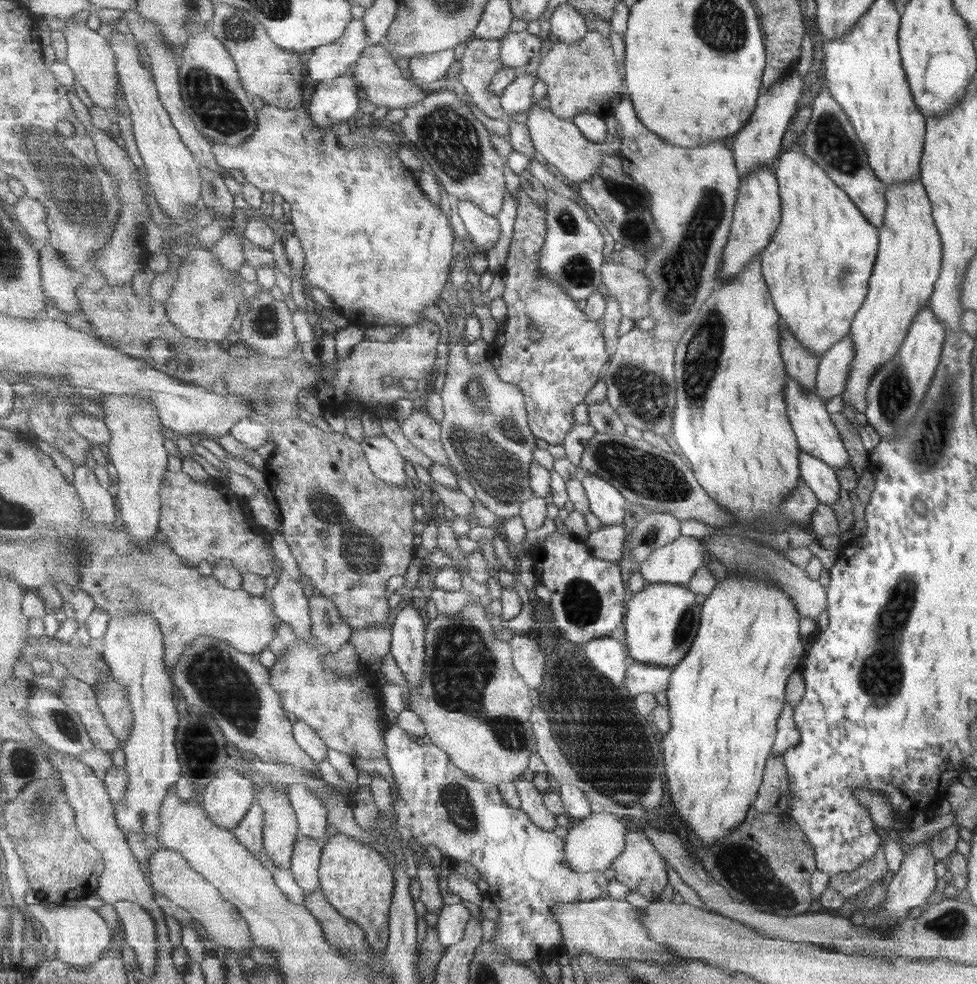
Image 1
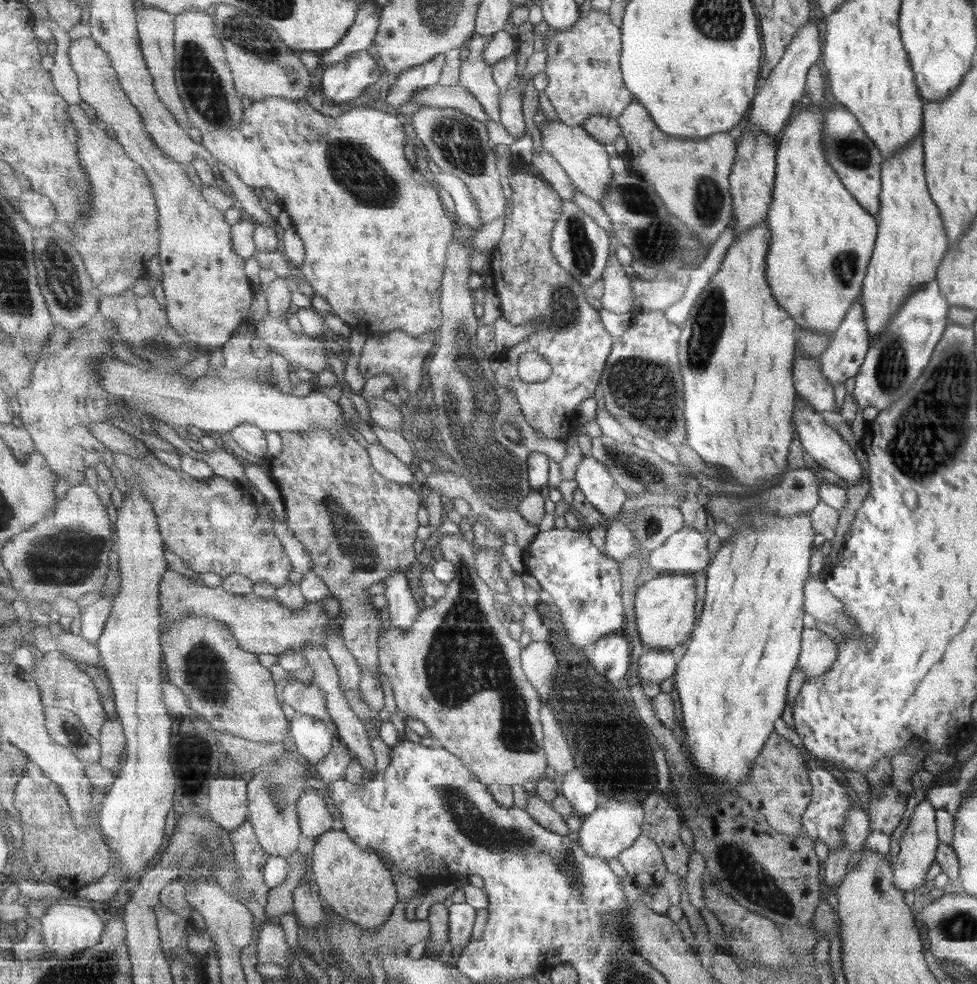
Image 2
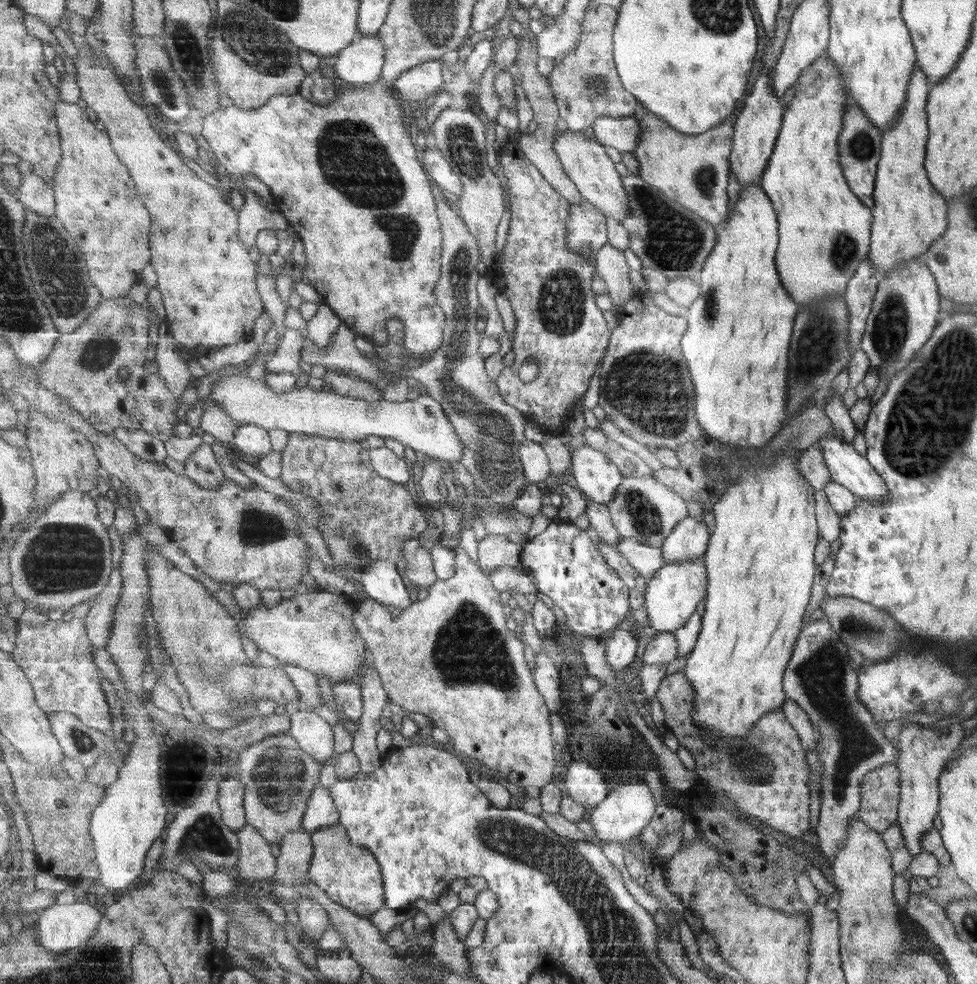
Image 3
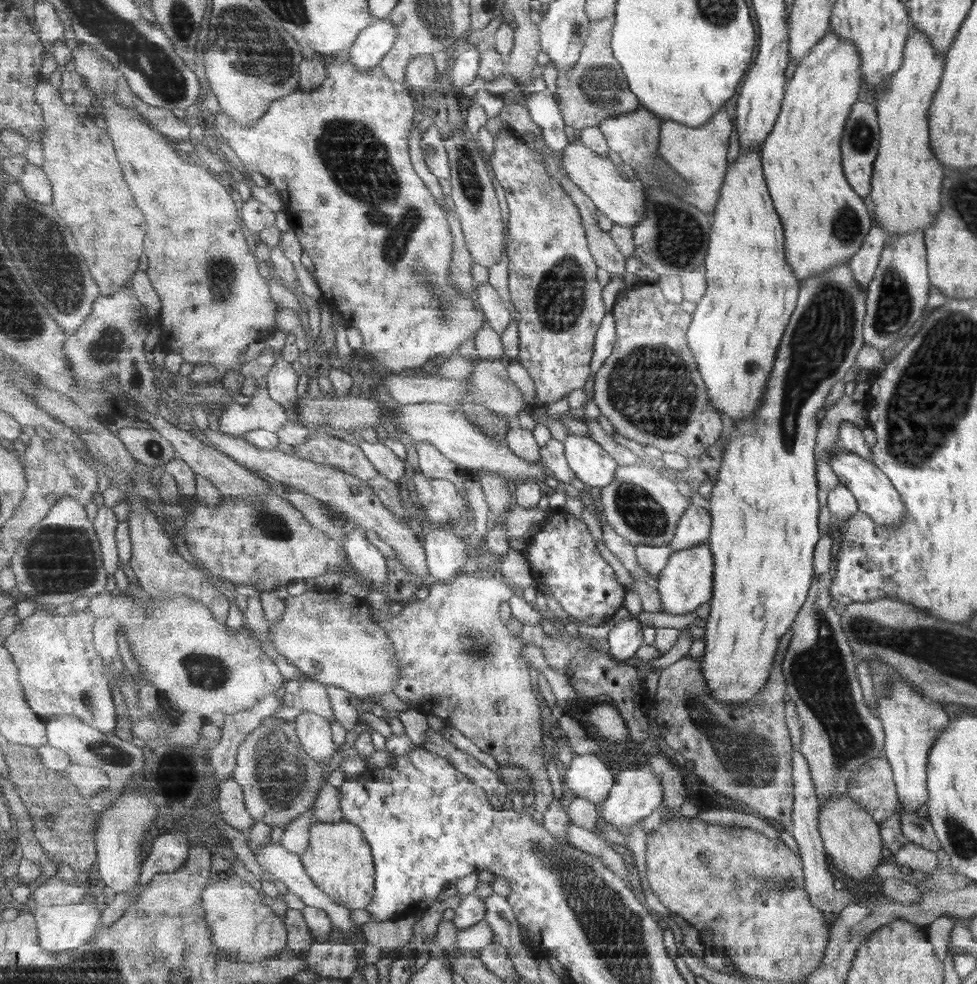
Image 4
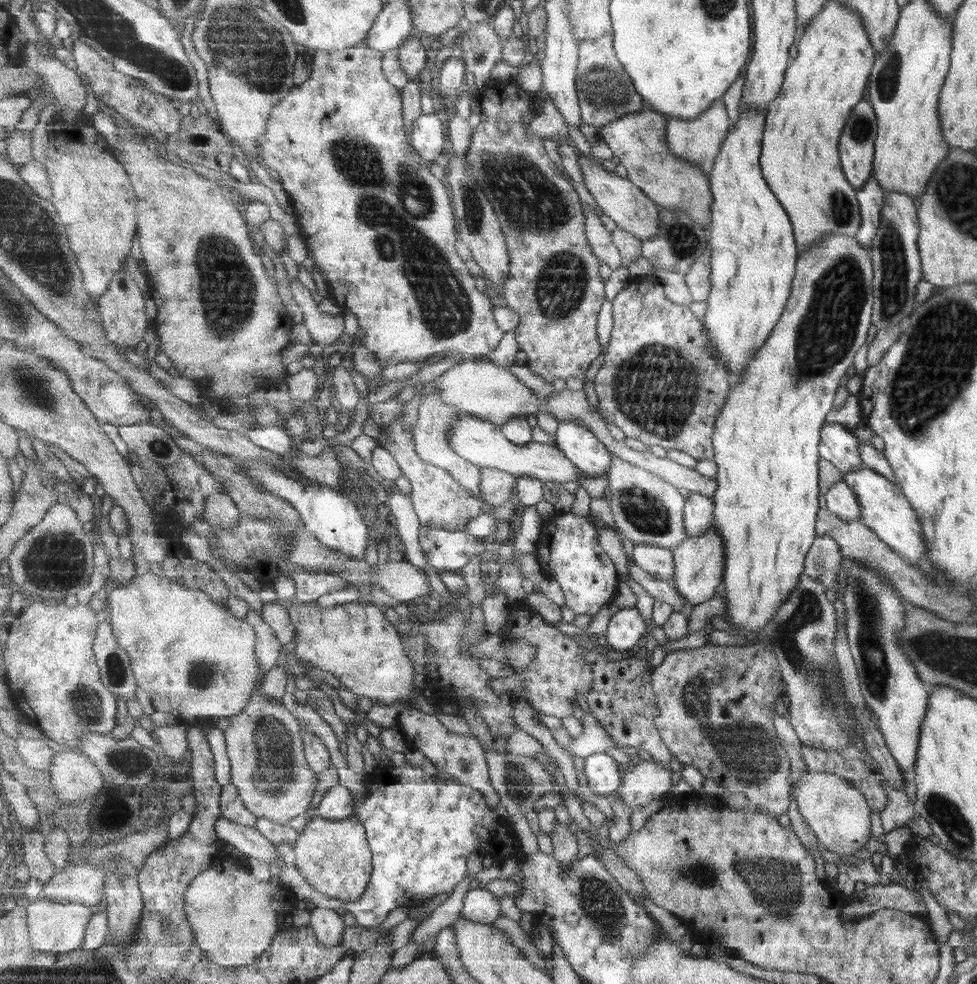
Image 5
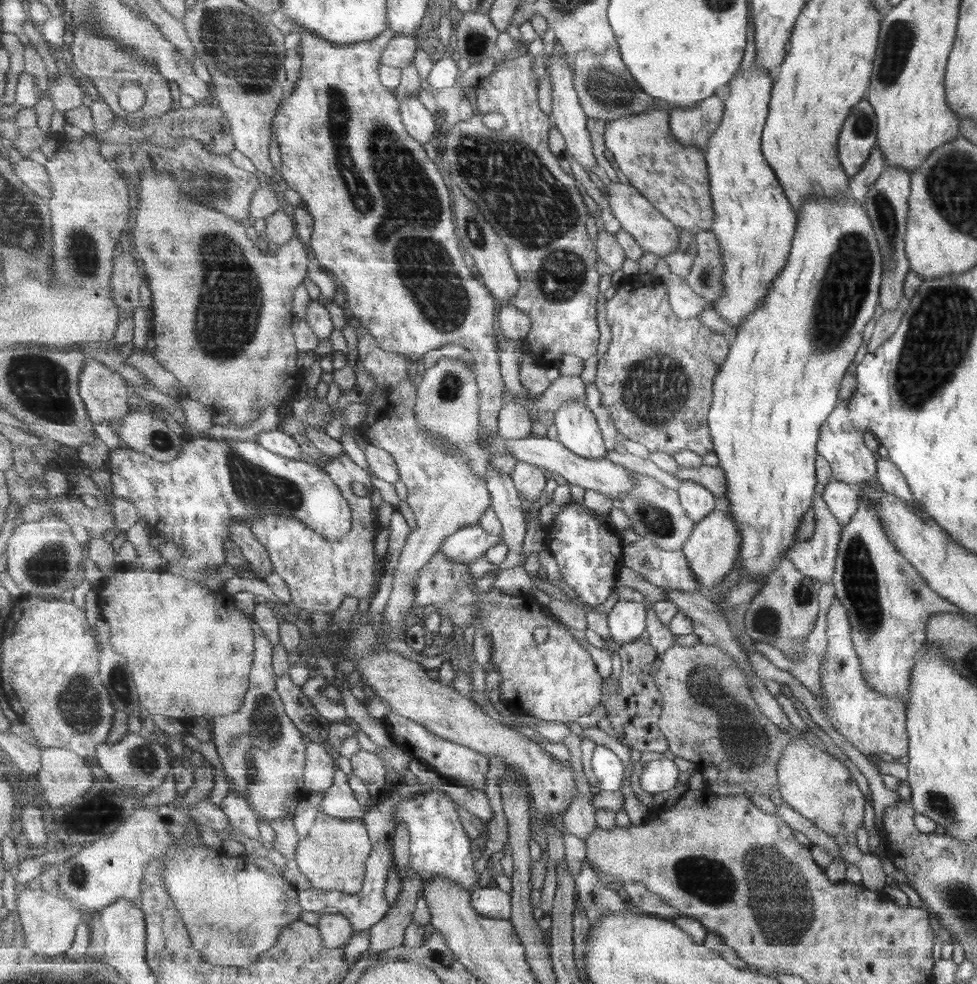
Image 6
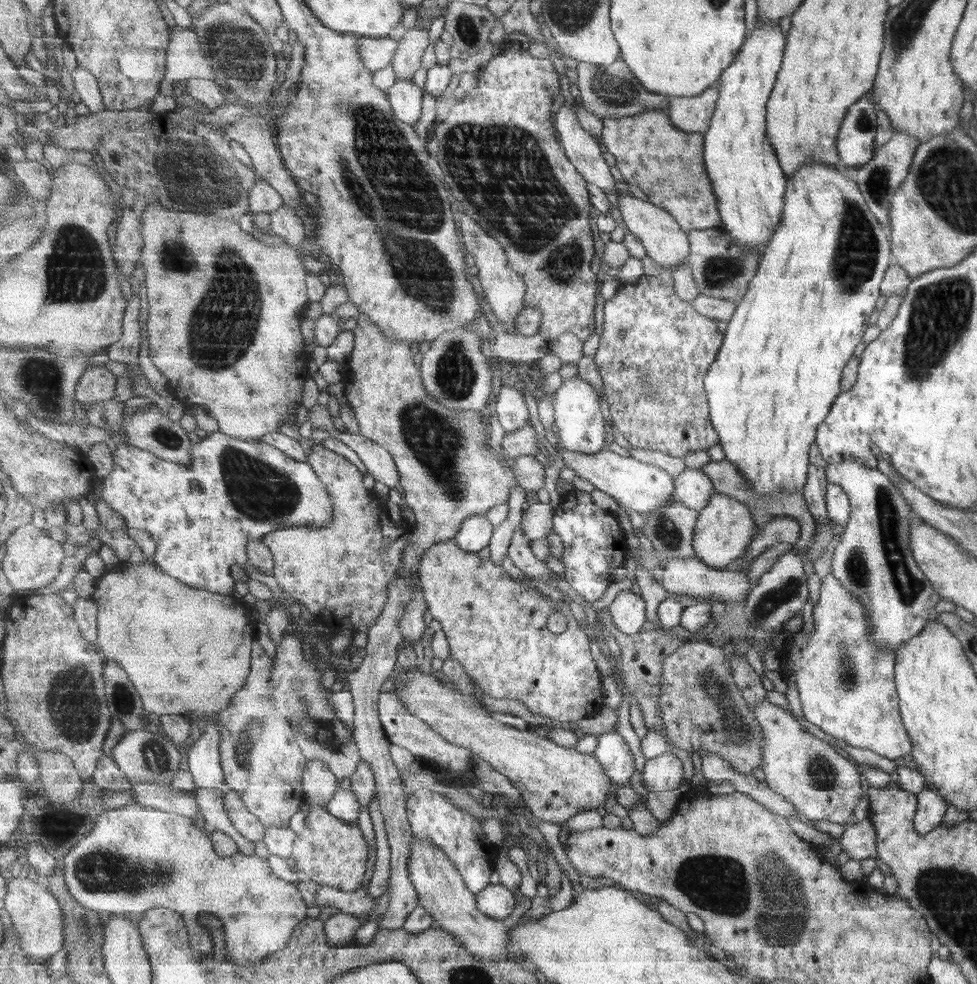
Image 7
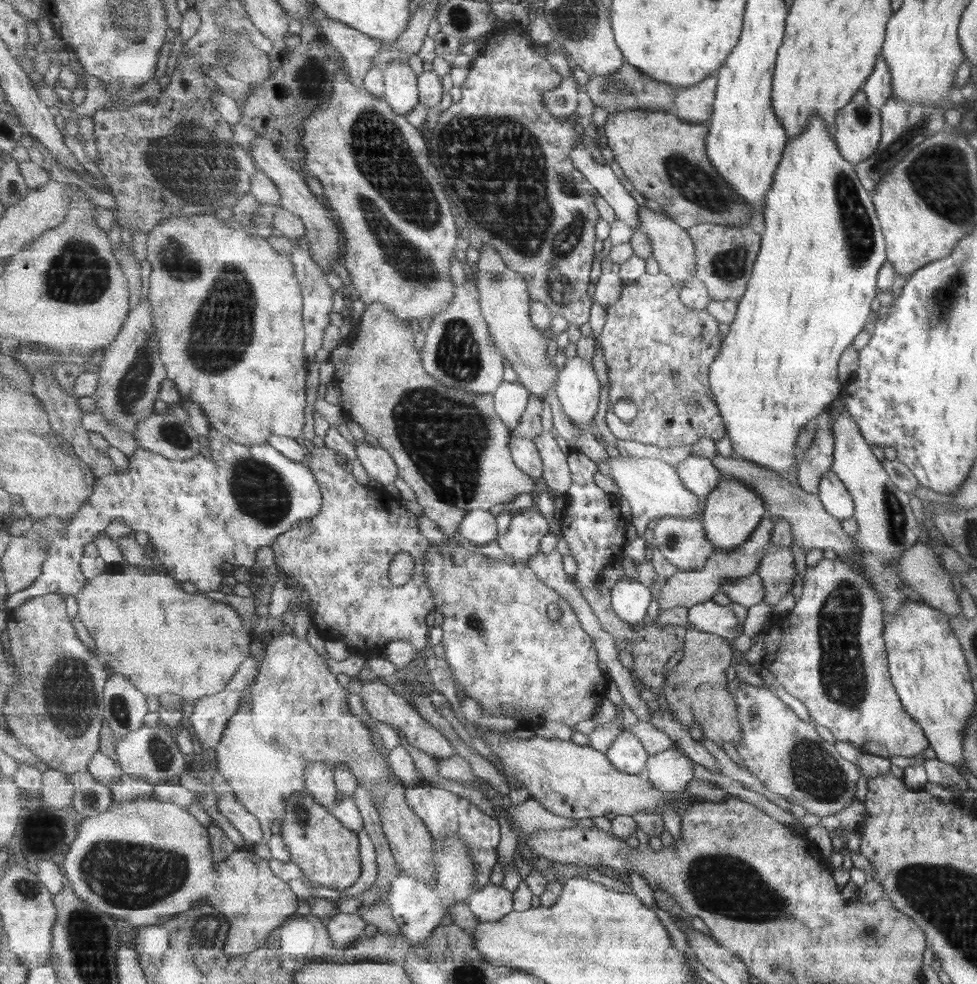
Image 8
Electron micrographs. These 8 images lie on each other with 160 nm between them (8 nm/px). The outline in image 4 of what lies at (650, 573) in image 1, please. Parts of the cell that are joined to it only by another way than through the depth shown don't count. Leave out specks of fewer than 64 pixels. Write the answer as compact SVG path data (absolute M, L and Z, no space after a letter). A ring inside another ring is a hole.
M691 504L679 521L675 540L670 546L675 551L695 548L710 540L711 529L710 511Z

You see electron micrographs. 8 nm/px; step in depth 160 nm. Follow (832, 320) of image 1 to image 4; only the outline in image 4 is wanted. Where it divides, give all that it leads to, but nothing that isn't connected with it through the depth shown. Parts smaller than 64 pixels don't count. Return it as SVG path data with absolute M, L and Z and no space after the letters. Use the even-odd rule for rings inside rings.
M829 28L786 82L774 128L759 150L762 175L783 229L785 261L798 282L849 261L870 227L870 210L847 184L840 163L845 119L861 86L859 63L852 42L837 38Z

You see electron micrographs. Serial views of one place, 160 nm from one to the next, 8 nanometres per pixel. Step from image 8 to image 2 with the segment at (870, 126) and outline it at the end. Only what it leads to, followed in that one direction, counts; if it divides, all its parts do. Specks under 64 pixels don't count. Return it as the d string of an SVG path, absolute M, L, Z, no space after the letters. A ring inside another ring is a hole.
M833 103L822 114L820 138L827 164L835 171L845 190L867 214L876 218L879 208L879 177L882 158L879 156L879 151L875 145L865 136L857 119L839 103Z

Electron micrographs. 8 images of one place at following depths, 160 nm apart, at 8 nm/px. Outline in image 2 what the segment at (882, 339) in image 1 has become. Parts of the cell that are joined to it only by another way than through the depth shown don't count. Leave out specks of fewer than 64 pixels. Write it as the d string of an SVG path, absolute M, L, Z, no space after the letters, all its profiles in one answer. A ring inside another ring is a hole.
M920 134L908 142L902 150L898 150L891 158L886 158L880 162L879 208L875 218L878 235L875 237L871 257L865 268L865 275L861 284L861 296L859 296L869 343L885 329L889 319L893 317L909 295L917 291L923 283L934 281L937 265L941 263L941 257L948 248L939 211L933 204L926 187L922 162L923 151Z

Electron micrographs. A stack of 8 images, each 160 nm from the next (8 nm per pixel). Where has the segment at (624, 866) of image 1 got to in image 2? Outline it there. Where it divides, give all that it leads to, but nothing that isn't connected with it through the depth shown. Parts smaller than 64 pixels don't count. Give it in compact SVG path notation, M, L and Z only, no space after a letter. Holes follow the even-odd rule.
M643 835L617 858L627 874L642 891L661 885L668 868L662 850L650 836Z

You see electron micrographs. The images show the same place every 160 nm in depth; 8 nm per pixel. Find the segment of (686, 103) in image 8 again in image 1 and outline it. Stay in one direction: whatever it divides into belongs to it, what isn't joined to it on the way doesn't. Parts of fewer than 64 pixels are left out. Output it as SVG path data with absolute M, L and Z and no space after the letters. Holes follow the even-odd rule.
M629 96L621 101L614 116L622 127L622 143L617 153L622 171L638 184L641 183L651 194L651 214L657 228L665 236L663 244L657 250L650 252L650 256L646 256L647 268L644 271L653 285L650 315L657 321L653 333L661 342L679 344L681 336L693 326L701 306L711 297L711 292L715 289L713 278L717 271L717 261L722 257L725 242L729 240L727 236L730 234L729 222L733 219L734 204L741 178L734 164L733 153L725 146L723 140L697 148L681 148L669 144L643 124Z

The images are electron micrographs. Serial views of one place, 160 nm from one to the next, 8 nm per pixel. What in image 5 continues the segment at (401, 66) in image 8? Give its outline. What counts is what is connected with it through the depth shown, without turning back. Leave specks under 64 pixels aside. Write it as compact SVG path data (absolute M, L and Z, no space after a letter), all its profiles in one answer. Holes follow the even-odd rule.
M433 112L431 114L420 114L417 122L413 125L414 148L428 162L437 160L439 156L445 154L445 128L441 122L442 114Z

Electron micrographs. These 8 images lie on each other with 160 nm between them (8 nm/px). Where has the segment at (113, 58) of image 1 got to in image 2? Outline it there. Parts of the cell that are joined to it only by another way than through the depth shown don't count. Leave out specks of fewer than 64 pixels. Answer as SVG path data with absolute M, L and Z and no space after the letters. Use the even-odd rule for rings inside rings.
M91 36L82 37L78 39L72 40L69 56L75 70L75 73L78 75L78 79L80 82L80 93L82 94L82 99L85 103L89 104L95 111L97 117L102 120L107 127L112 128L114 132L117 134L116 139L126 148L128 155L135 161L137 161L146 172L148 176L148 180L150 184L154 188L154 195L156 198L156 202L158 204L159 209L159 220L163 220L163 224L160 226L160 233L162 234L162 244L160 245L160 266L162 269L162 288L166 297L166 313L169 323L172 328L177 332L177 334L181 334L181 336L185 336L187 340L190 342L195 342L195 344L200 345L201 347L222 347L233 338L236 334L237 330L239 330L243 324L247 323L247 316L249 316L249 306L251 306L251 302L253 302L253 293L255 292L255 283L253 283L249 278L247 278L247 274L245 274L245 259L241 259L239 255L234 251L234 244L232 239L232 226L227 224L227 220L225 218L225 214L223 211L218 210L215 206L211 206L205 198L203 198L203 194L201 194L200 190L197 190L195 186L193 186L193 182L189 180L189 176L187 176L187 171L185 167L183 167L178 162L175 162L174 158L171 158L168 154L165 154L150 137L150 134L147 132L145 128L145 123L142 117L142 114L137 110L137 107L130 101L130 97L125 92L125 89L122 87L120 80L118 78L118 73L116 72L116 68L113 66L112 60L110 56L107 54L107 51L101 48L100 44Z

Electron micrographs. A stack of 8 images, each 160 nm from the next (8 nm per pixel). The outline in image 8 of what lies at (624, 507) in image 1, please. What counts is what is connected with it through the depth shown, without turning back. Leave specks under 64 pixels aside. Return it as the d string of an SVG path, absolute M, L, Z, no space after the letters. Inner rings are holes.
M579 355L569 358L565 368L559 374L555 389L563 409L571 417L571 420L576 426L581 430L596 431L593 420L597 416L597 410L599 410L601 382L599 382L599 378L595 374L595 368L593 368L591 361L586 358L581 358Z

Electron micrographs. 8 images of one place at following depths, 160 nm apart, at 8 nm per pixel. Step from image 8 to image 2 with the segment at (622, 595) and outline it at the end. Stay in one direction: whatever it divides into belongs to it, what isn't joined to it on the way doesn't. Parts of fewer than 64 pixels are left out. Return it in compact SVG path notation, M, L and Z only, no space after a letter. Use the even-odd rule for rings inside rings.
M605 635L594 643L590 661L599 674L607 676L611 683L623 686L631 668L631 645L623 635Z

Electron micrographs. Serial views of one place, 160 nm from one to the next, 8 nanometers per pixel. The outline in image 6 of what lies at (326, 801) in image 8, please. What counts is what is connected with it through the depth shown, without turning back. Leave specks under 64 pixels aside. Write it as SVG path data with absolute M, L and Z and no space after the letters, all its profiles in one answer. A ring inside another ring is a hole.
M310 742L307 746L307 771L305 786L309 793L327 792L333 786L337 767L321 743Z

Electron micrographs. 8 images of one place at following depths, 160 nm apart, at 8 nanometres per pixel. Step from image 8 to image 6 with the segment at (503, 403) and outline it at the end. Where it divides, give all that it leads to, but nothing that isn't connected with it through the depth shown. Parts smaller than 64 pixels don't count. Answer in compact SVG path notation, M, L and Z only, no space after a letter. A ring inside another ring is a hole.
M515 398L506 400L500 413L499 426L501 436L509 440L527 438L533 435L529 410Z

